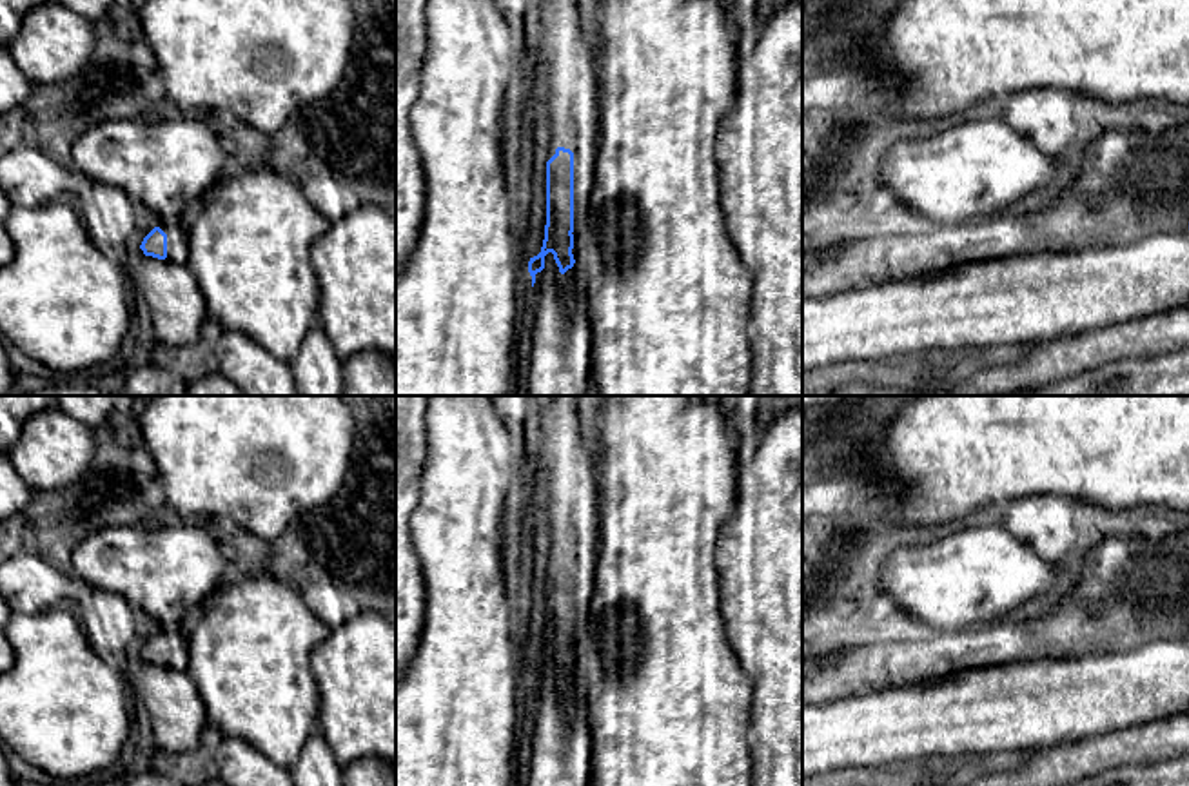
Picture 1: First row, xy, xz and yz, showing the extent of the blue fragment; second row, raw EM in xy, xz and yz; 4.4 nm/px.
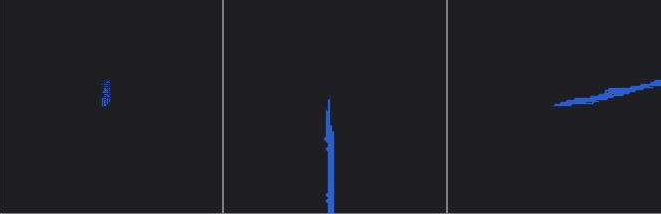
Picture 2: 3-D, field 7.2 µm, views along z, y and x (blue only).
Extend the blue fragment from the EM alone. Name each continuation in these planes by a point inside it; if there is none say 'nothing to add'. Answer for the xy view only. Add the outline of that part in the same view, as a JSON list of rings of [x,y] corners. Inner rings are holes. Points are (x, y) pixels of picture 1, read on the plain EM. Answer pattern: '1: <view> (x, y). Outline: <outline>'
1: xy (176, 643). Outline: [[[180,626],[160,628],[156,634],[160,634],[167,641],[165,666],[187,672],[189,646],[187,646],[187,637],[182,634]]]

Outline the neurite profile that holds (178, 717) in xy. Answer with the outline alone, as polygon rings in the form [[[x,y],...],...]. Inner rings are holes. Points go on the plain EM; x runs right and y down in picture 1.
[[[145,663],[142,672],[127,681],[127,688],[131,697],[147,706],[158,750],[182,759],[200,757],[209,715],[187,672]]]

